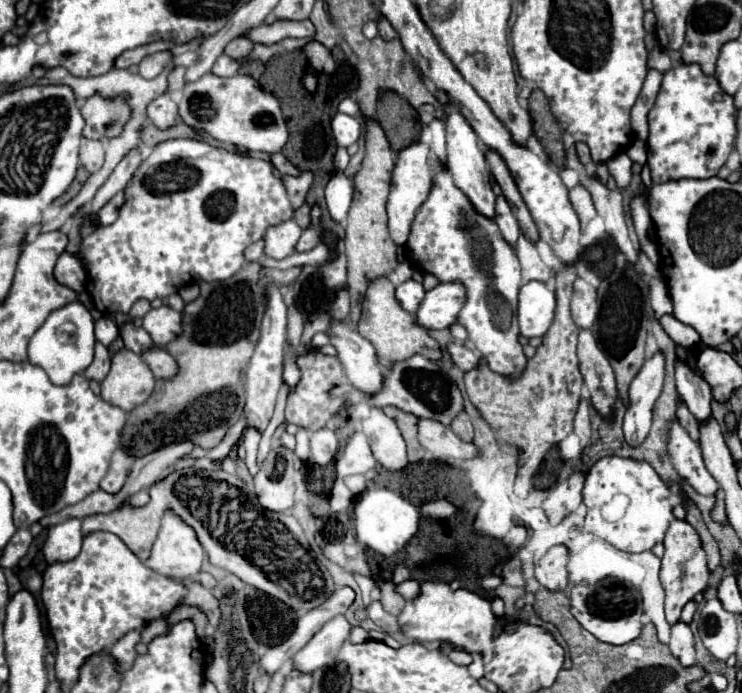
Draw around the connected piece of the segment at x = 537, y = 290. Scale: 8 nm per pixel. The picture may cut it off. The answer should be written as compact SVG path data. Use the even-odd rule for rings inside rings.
M528 282L520 288L518 300L518 326L520 336L544 336L554 320L556 296L542 282Z

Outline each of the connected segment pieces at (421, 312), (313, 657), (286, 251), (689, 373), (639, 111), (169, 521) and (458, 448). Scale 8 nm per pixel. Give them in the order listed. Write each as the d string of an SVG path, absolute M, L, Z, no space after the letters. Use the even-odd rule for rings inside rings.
M458 282L438 284L430 292L426 292L414 320L418 326L426 330L442 330L456 322L458 310L462 308L466 298L464 286Z
M336 616L336 618L328 620L312 636L312 640L292 656L290 668L300 674L312 674L318 668L330 666L334 662L336 652L340 650L342 642L348 640L350 630L352 628L344 616Z
M284 220L282 224L270 226L264 234L264 254L282 260L294 254L294 246L302 234L302 228L294 220Z
M674 360L674 370L676 370L676 386L678 386L678 394L680 398L686 402L688 410L698 418L698 420L706 420L712 412L710 412L710 398L712 398L712 390L706 384L706 380L694 372L686 362L682 360Z
M648 70L648 76L644 80L644 86L642 86L642 92L632 108L632 128L636 130L636 134L646 140L648 136L648 128L646 128L646 116L648 112L652 110L654 106L654 100L656 100L656 94L660 90L660 82L662 82L662 72L658 70Z
M166 510L164 518L162 518L162 528L158 532L158 538L154 542L154 548L152 548L152 554L150 558L146 560L146 566L152 568L154 572L158 574L164 574L168 578L174 578L174 580L182 580L182 578L196 578L198 572L200 572L200 566L202 566L202 560L204 560L206 552L194 532L194 528L190 528L190 524L186 524L178 514Z
M418 420L418 440L420 444L440 460L466 460L476 456L476 446L458 440L454 432L446 424L438 424L438 420Z

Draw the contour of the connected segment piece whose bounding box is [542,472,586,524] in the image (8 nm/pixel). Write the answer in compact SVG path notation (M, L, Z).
M574 472L564 482L560 482L550 496L542 502L542 510L550 524L558 524L564 520L570 512L574 512L582 502L582 486L584 486L586 474Z

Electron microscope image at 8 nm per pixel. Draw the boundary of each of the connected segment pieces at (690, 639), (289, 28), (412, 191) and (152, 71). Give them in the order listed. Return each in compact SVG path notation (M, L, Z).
M682 622L674 624L668 648L680 660L680 664L684 668L694 664L694 636L692 636L692 630L688 624L682 624Z
M276 20L272 24L260 24L244 34L254 44L276 44L284 38L308 38L314 36L314 26L310 20Z
M414 142L406 148L402 148L402 152L398 152L394 170L392 170L392 182L390 182L390 196L386 202L386 210L388 210L388 230L390 230L390 238L398 244L404 246L410 234L410 224L414 220L414 212L416 208L426 200L430 186L432 186L432 170L428 164L428 146L422 142Z
M156 52L156 54L152 54L152 56L146 56L146 58L138 64L138 74L140 74L142 78L156 78L170 60L172 60L170 52Z

